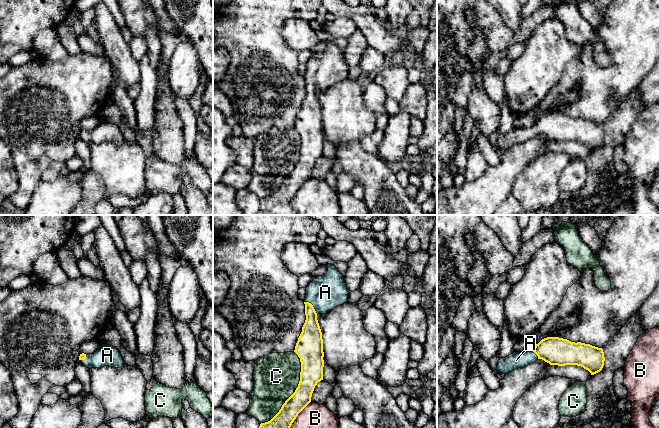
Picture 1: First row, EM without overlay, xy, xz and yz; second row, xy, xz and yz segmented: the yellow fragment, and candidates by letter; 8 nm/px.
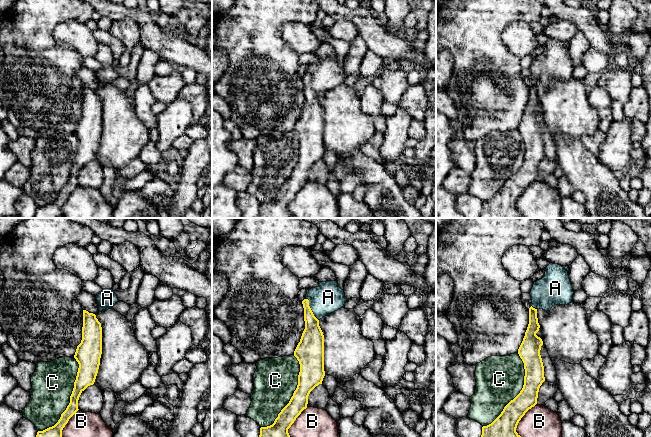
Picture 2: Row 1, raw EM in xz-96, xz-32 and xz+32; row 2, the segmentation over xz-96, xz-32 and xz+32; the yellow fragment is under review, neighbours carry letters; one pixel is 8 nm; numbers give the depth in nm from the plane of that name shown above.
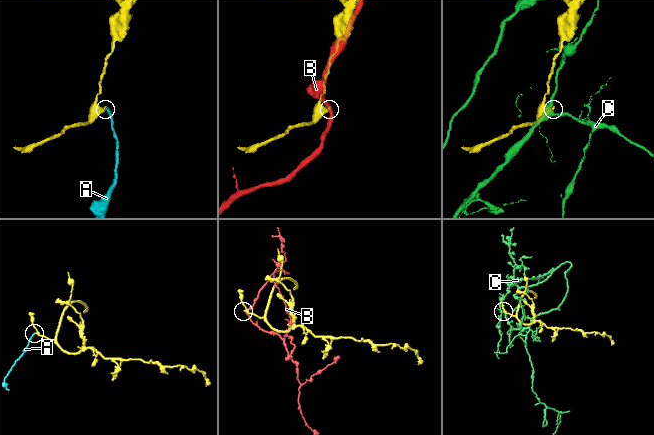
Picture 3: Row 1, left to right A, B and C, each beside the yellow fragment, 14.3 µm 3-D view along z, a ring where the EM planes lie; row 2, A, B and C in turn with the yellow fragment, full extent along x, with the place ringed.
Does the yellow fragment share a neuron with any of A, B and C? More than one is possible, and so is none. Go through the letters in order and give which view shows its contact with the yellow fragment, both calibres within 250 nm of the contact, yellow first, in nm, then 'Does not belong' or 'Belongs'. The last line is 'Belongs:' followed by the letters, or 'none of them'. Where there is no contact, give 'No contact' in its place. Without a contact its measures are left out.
A: Touches yellow in xz. Thickness 180 nm (yellow) against 280 nm. Belongs
B: Touches yellow in xz. Thickness 150 nm (yellow) against 200 nm. Does not belong
C: Touches yellow in xz. Thickness 180 nm (yellow) against 380 nm. Does not belong
Belongs: A

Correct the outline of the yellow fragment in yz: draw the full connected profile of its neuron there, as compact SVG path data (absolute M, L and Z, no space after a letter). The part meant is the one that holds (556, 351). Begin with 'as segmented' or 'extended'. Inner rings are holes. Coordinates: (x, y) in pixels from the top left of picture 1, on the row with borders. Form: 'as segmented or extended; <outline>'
extended; M547 337L535 345L530 352L513 352L506 358L500 358L497 370L507 374L518 368L542 359L550 365L577 365L588 370L591 375L600 372L604 366L602 348L581 342L571 342L559 337Z

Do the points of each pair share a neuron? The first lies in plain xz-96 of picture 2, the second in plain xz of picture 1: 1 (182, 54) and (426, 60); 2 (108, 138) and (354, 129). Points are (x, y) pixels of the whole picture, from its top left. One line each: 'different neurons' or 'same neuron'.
1: different neurons
2: same neuron

